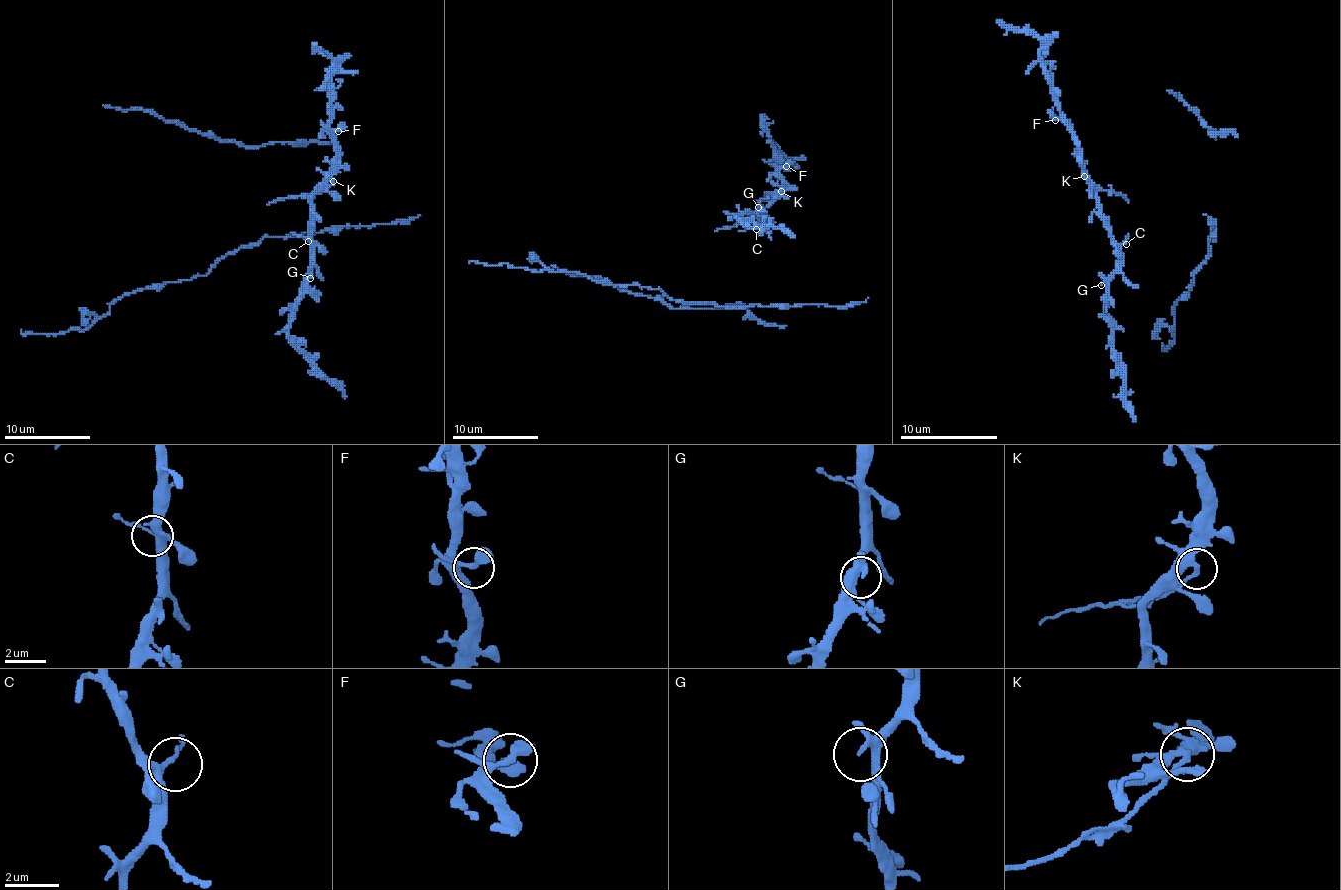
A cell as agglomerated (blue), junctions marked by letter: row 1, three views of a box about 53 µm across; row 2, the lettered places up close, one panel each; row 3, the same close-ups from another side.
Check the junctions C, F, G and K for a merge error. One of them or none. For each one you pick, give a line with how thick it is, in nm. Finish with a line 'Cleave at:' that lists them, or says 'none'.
K: Thickness 240 nm
Cleave at: K

